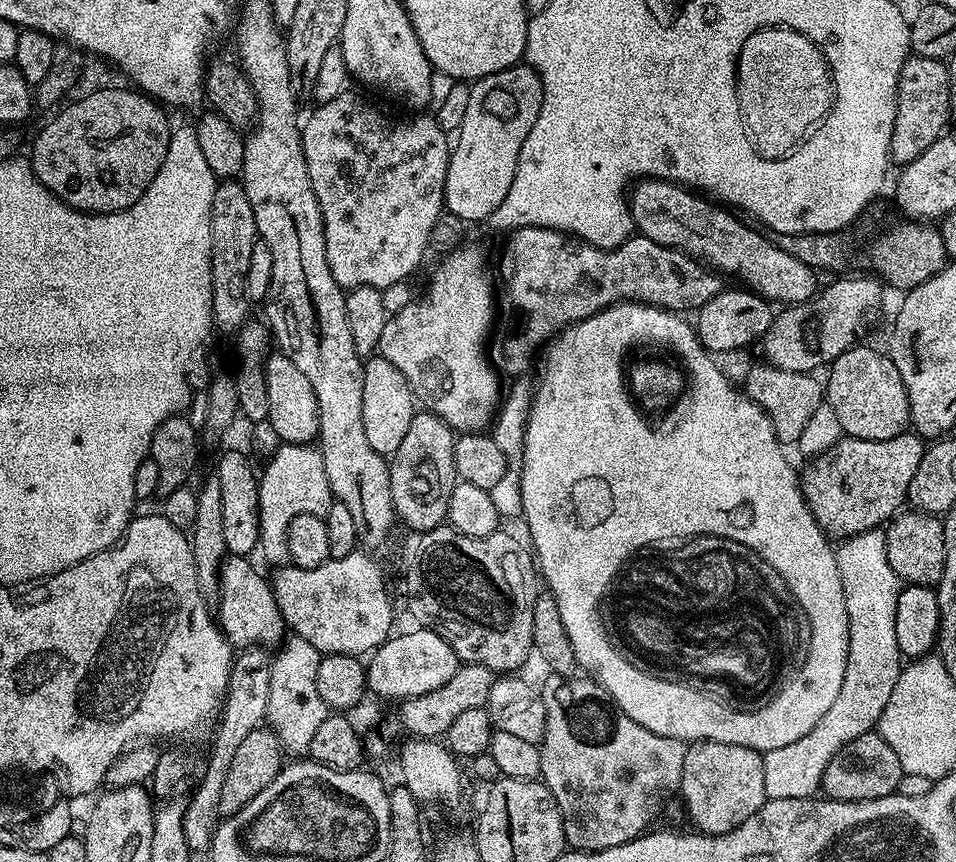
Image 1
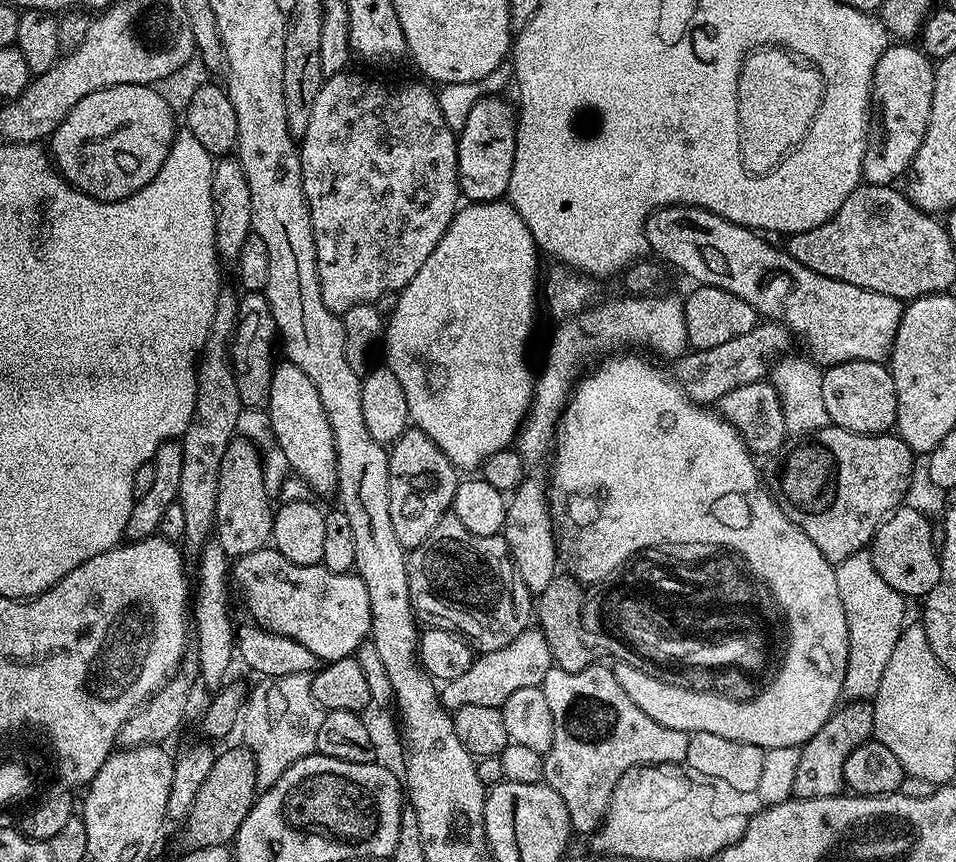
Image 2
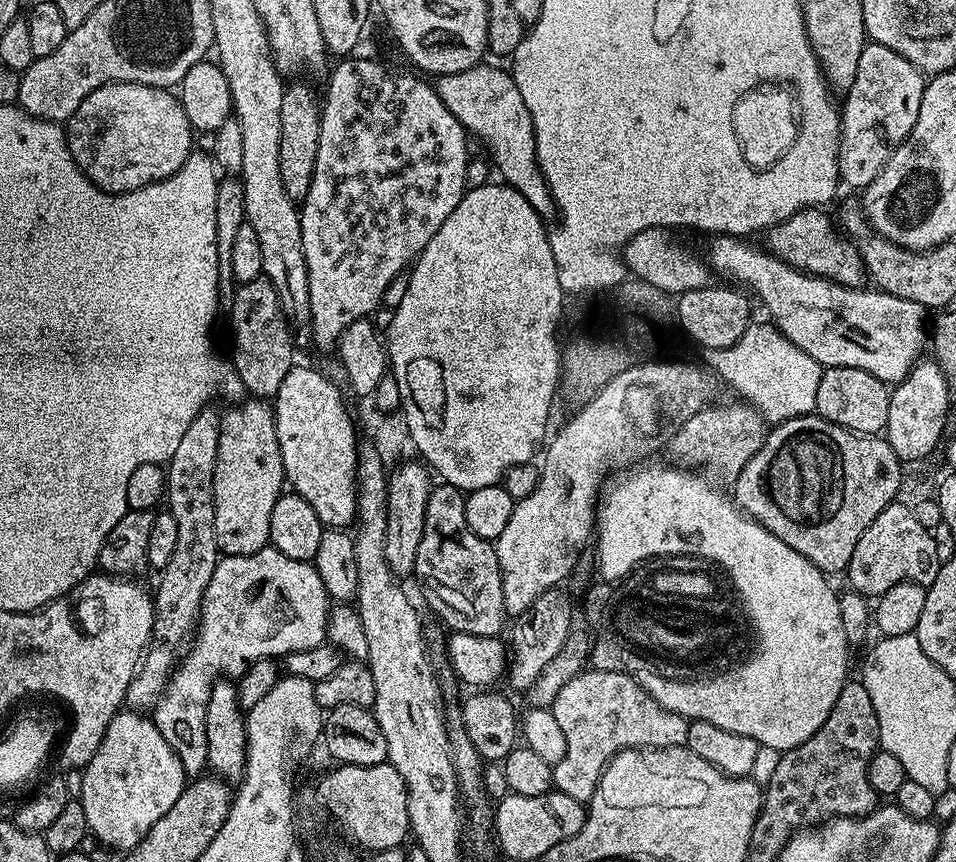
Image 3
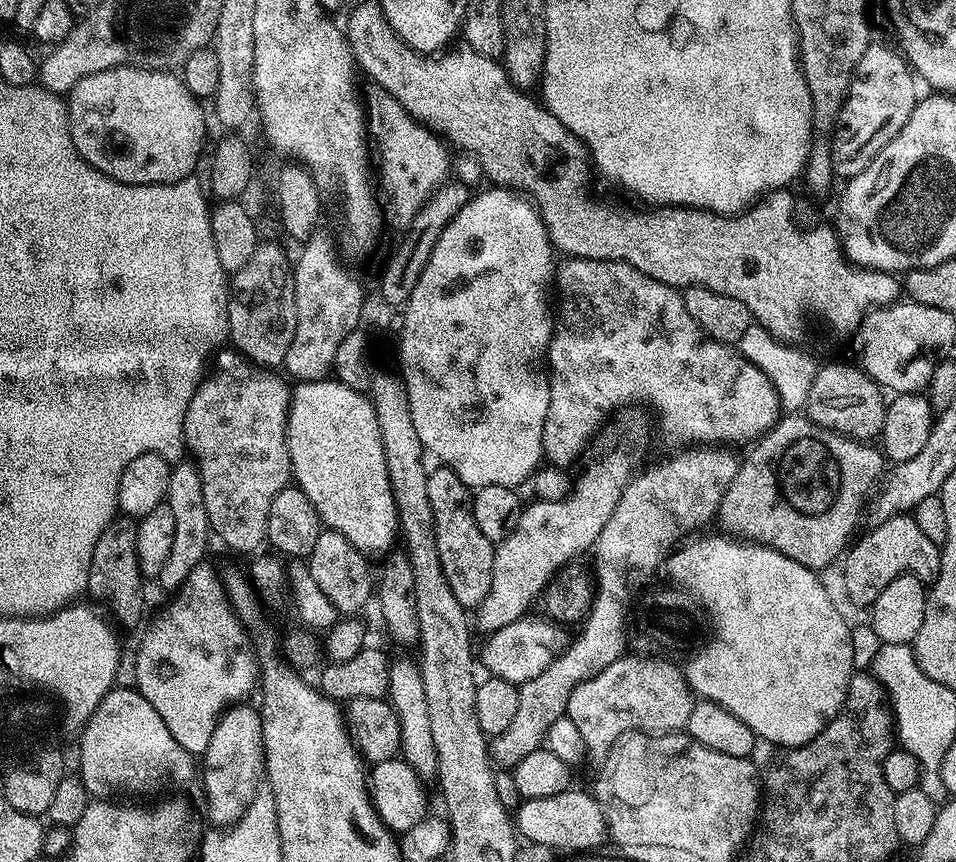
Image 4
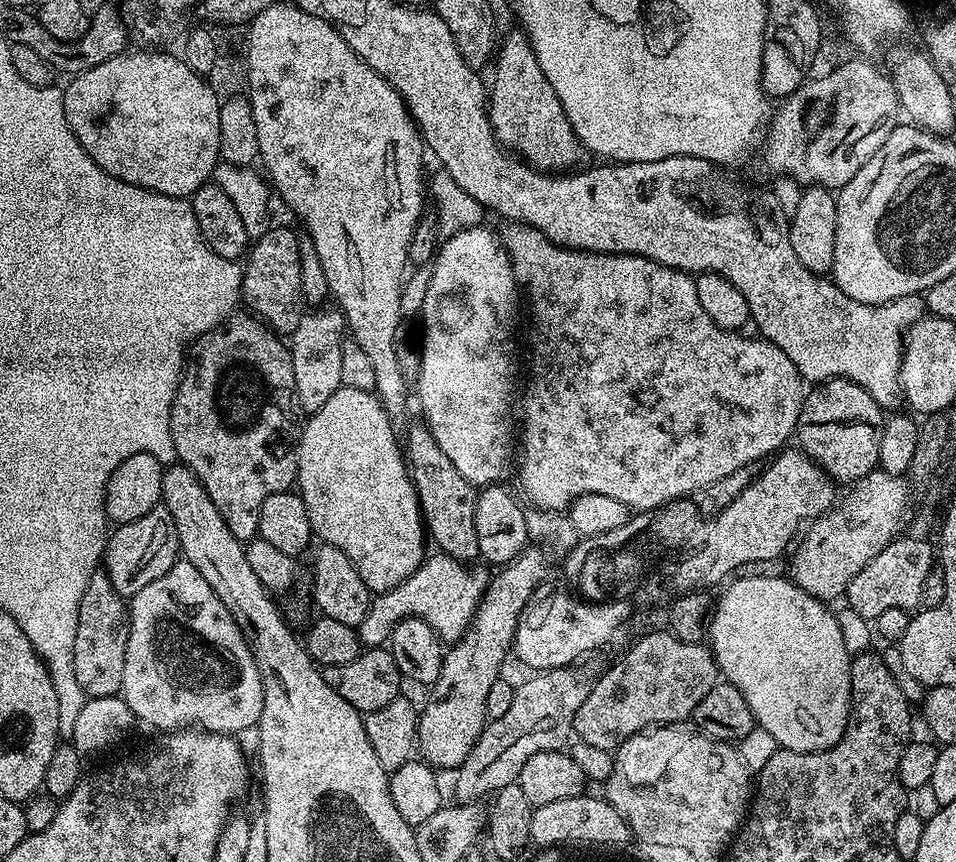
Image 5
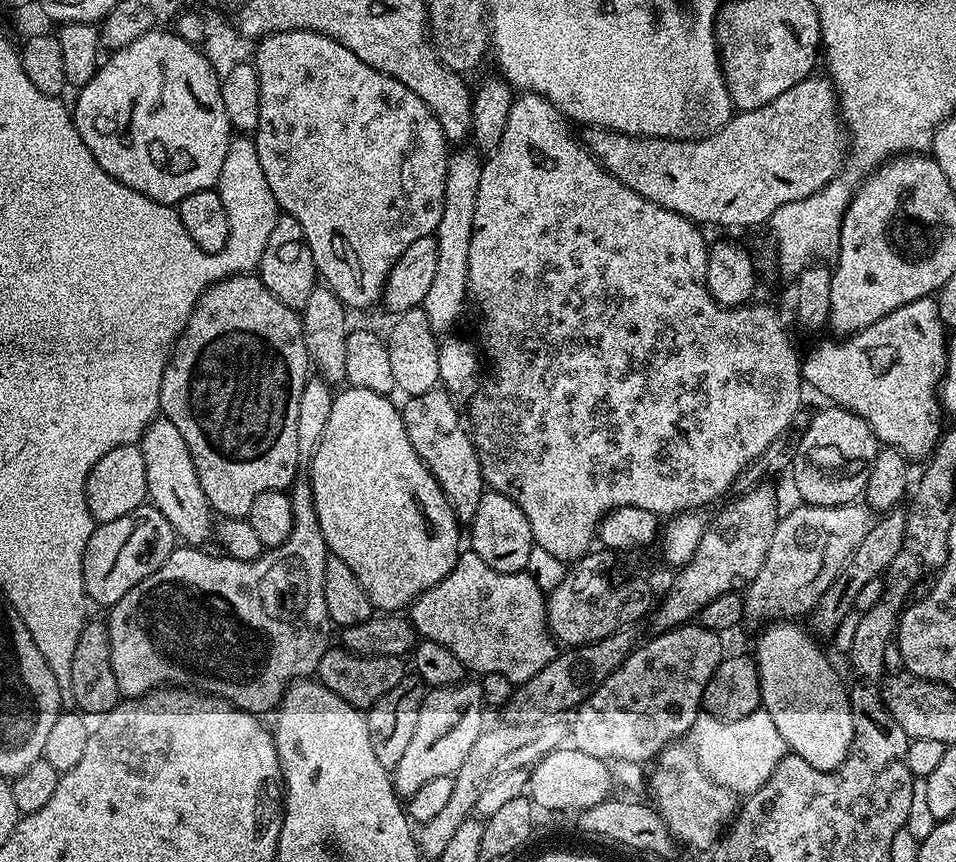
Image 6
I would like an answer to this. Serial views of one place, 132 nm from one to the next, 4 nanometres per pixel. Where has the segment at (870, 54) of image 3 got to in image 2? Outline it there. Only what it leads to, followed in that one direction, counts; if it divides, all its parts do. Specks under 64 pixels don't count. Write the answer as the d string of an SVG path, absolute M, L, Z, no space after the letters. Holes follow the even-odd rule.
M908 42L893 43L878 58L872 79L874 134L869 135L862 158L862 176L869 184L891 185L900 175L903 177L912 167L918 146L929 135L936 70L933 61L919 47L912 46Z

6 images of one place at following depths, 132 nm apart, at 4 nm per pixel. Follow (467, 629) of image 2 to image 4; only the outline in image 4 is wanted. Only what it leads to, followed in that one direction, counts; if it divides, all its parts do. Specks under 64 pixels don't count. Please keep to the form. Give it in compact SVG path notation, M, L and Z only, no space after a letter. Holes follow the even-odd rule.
M433 467L426 482L430 510L434 510L434 538L438 538L438 558L442 558L442 574L446 574L446 582L450 582L450 590L454 590L454 598L465 610L475 610L490 594L490 582L494 574L494 558L496 550L488 541L486 534L478 530L478 522L474 522L472 513L473 489L454 474L452 468Z

